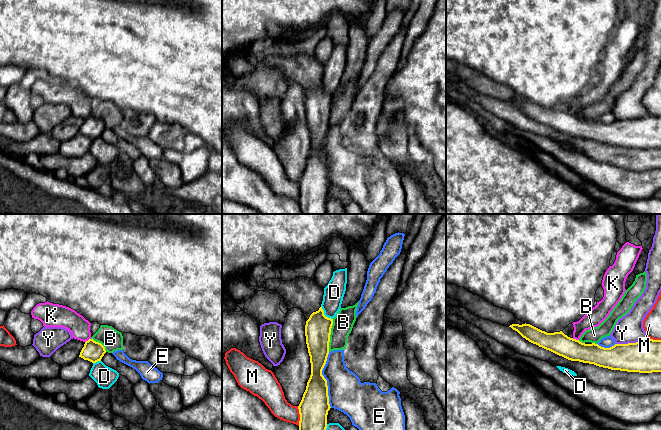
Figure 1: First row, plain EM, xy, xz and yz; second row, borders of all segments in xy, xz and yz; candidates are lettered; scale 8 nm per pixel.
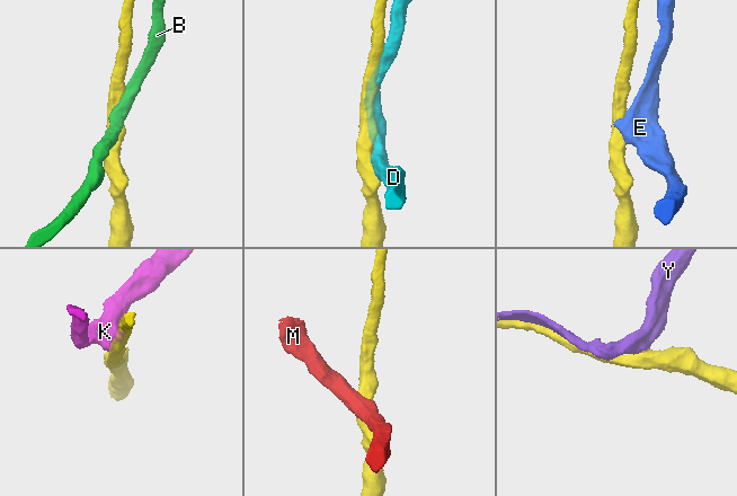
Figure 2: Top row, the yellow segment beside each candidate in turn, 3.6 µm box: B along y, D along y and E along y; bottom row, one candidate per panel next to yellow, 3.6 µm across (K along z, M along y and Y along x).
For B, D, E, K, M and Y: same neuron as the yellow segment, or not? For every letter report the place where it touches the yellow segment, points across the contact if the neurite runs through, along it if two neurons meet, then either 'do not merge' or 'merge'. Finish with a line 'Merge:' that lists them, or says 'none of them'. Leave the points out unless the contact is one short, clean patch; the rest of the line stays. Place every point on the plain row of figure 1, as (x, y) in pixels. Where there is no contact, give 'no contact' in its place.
B: contact xz (329, 111); border xz (333, 95), (328, 127); do not merge
D: contact xz (323, 90); do not merge
E: contact xz (326, 156); do not merge
K: contact yz (575, 115); border yz (572, 114), (578, 116); do not merge
M: contact xz (300, 192); border xz (297, 182), (299, 201); do not merge
Y: contact yz (631, 119); border yz (647, 113), (641, 117), (616, 120); do not merge
Merge: none of them

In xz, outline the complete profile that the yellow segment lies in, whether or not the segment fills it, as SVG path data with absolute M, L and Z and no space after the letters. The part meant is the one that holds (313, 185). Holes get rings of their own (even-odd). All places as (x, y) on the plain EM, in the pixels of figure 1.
M322 83L313 88L305 101L305 112L311 139L311 151L306 166L298 182L300 197L299 207L302 214L327 214L327 191L330 186L327 156L322 151L329 130L329 118L333 95L324 91Z

